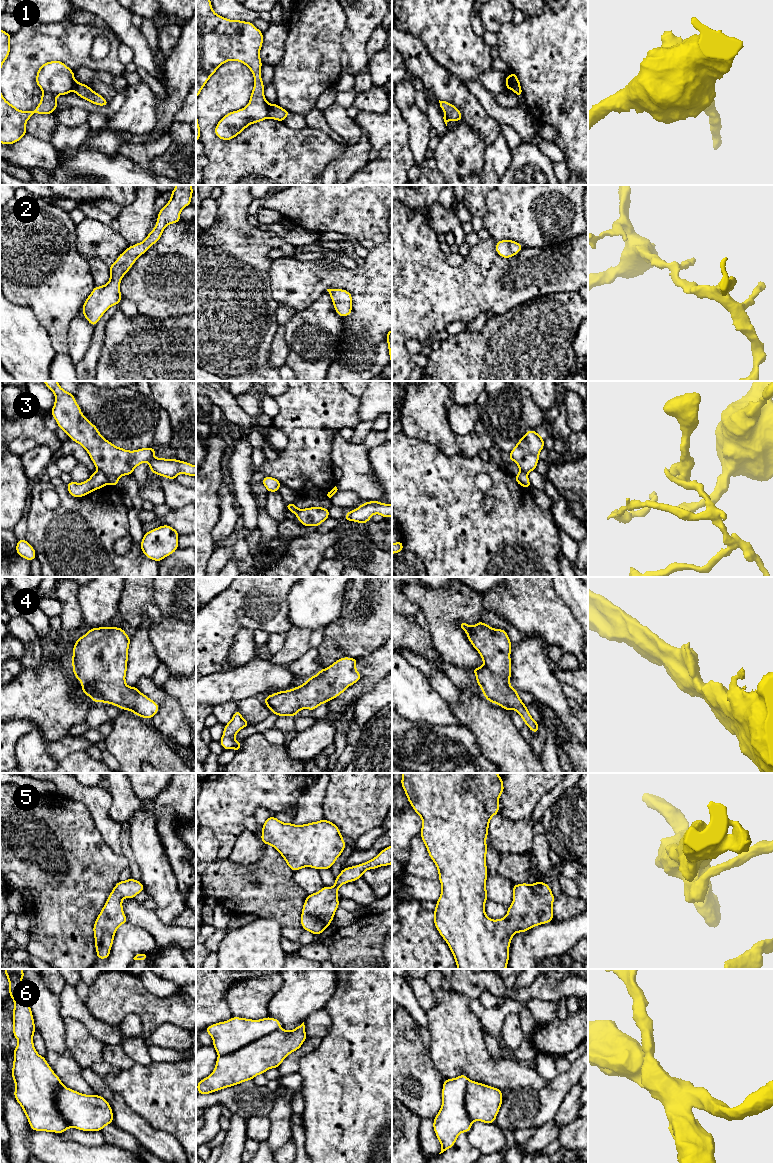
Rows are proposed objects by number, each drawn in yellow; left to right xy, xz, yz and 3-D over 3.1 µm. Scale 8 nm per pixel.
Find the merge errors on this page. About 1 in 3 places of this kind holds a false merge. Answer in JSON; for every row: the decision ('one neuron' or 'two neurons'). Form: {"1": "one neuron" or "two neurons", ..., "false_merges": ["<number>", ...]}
{"1": "two neurons", "2": "one neuron", "3": "two neurons", "4": "one neuron", "5": "one neuron", "6": "two neurons", "false_merges": ["1", "3", "6"]}

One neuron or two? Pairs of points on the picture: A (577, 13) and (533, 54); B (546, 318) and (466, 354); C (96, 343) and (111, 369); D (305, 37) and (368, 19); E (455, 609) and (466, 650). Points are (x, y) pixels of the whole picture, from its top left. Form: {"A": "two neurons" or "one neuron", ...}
{"A": "one neuron", "B": "one neuron", "C": "two neurons", "D": "two neurons", "E": "one neuron"}

